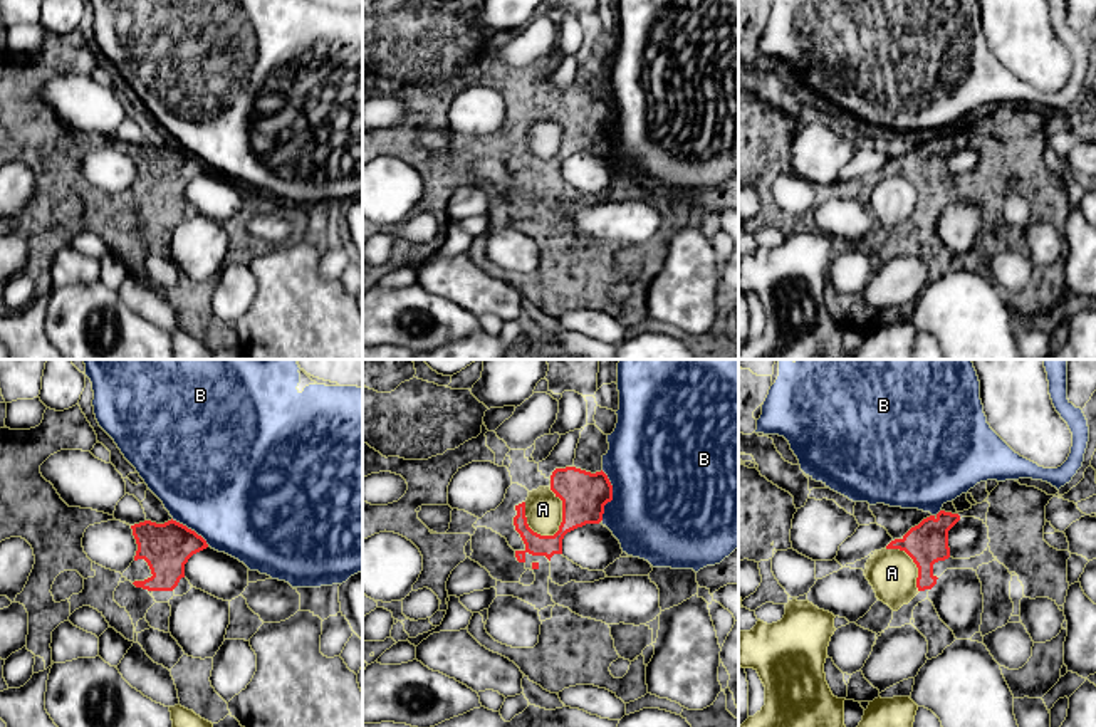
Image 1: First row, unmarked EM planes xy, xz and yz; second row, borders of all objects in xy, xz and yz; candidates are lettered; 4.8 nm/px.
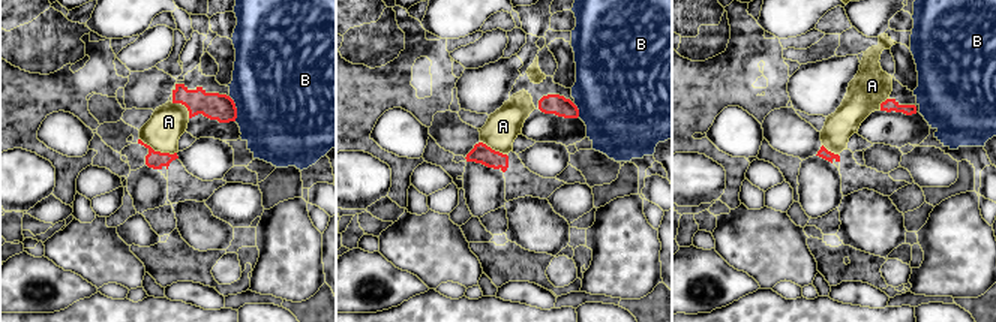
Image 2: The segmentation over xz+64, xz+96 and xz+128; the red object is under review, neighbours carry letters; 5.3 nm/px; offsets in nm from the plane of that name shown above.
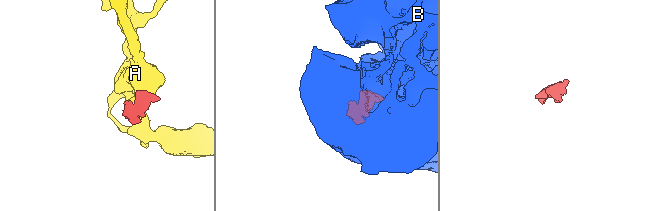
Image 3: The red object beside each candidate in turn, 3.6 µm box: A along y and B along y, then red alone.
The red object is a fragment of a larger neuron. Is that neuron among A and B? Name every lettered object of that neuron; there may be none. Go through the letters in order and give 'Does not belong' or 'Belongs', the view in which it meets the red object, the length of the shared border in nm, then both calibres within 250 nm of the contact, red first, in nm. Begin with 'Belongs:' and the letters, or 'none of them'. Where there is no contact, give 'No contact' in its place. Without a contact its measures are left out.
Belongs: none of them
A: Does not belong. Touches red in xz. Shared border 240 nm. Thickness 220 nm (red) against 180 nm
B: Does not belong. Touches red in xz. Shared border 240 nm. Thickness 220 nm (red) against 500 nm

